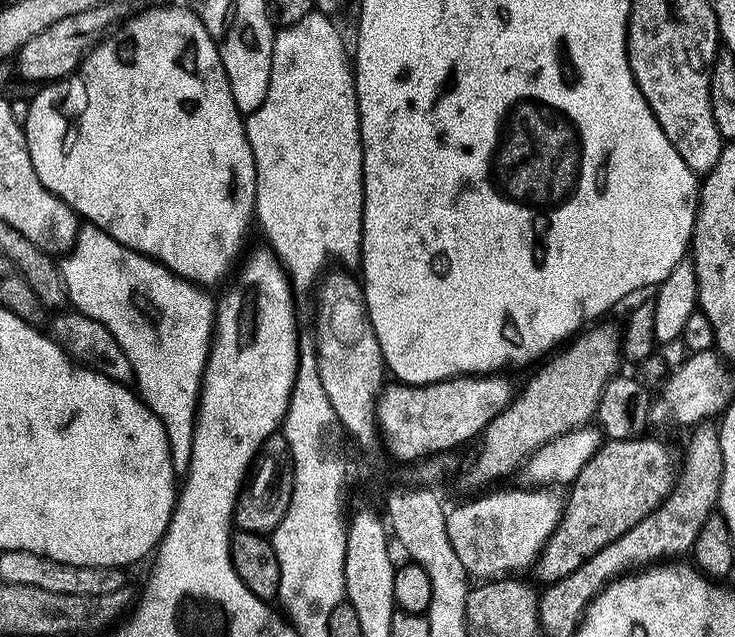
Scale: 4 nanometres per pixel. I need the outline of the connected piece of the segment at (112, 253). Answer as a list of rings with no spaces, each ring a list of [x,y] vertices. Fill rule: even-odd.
[[[95,226],[81,227],[75,248],[63,257],[62,273],[71,307],[81,316],[89,316],[94,322],[106,326],[106,330],[114,334],[118,346],[126,350],[126,358],[130,358],[136,372],[134,384],[138,395],[164,424],[177,473],[187,473],[194,454],[196,413],[200,411],[204,371],[208,365],[208,355],[212,352],[216,331],[217,301],[211,300],[208,297],[211,295],[205,289],[189,280],[183,280],[181,276],[175,276],[157,260],[114,242],[110,234]]]

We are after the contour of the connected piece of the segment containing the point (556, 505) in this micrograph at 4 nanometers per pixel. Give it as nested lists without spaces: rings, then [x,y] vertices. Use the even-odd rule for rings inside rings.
[[[524,486],[519,487],[520,488],[514,489],[513,492],[498,492],[494,496],[484,496],[481,500],[472,500],[469,504],[464,504],[461,508],[456,508],[454,510],[452,508],[451,511],[447,513],[450,542],[453,543],[454,551],[458,554],[459,561],[465,566],[469,577],[476,579],[477,576],[478,579],[476,580],[480,582],[498,581],[501,578],[511,577],[513,574],[520,574],[516,572],[522,571],[523,568],[531,569],[544,552],[544,547],[550,542],[550,538],[558,530],[560,520],[564,517],[565,497],[563,495],[560,497],[558,494],[560,492],[557,491],[555,487],[533,487],[531,490]]]

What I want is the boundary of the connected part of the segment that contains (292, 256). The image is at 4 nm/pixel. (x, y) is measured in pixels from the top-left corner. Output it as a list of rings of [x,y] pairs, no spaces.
[[[318,10],[302,18],[301,22],[295,23],[294,26],[280,28],[274,36],[272,42],[272,73],[270,74],[270,94],[266,94],[266,102],[262,102],[262,106],[257,112],[251,113],[247,117],[248,137],[250,138],[250,146],[254,150],[254,158],[256,159],[256,220],[264,227],[264,234],[268,238],[271,251],[276,253],[280,263],[284,265],[284,270],[288,274],[289,280],[292,281],[293,289],[297,293],[303,294],[317,287],[321,283],[322,277],[329,271],[328,263],[331,260],[341,260],[344,264],[359,265],[362,260],[364,250],[364,143],[360,140],[360,104],[356,100],[356,77],[354,75],[353,65],[350,63],[350,52],[344,49],[344,40],[339,30],[334,26],[335,21],[329,17],[322,15]]]

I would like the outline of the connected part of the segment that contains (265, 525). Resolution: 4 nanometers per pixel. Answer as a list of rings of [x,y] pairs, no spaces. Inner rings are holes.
[[[277,434],[264,443],[262,455],[254,468],[250,483],[240,493],[236,504],[234,524],[241,532],[253,532],[259,536],[275,533],[276,527],[286,518],[290,502],[294,498],[294,474],[292,448],[283,434]],[[256,476],[256,477],[255,477]]]

